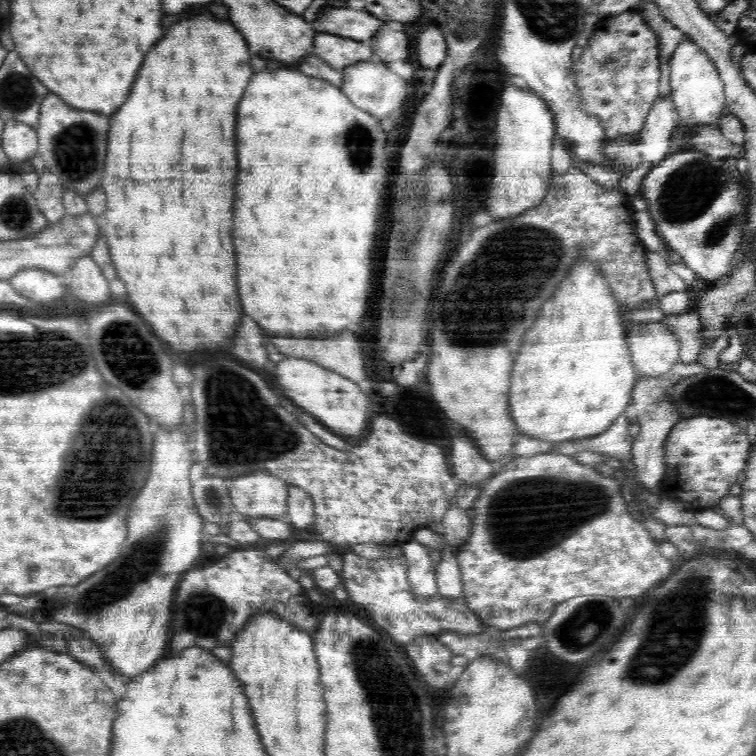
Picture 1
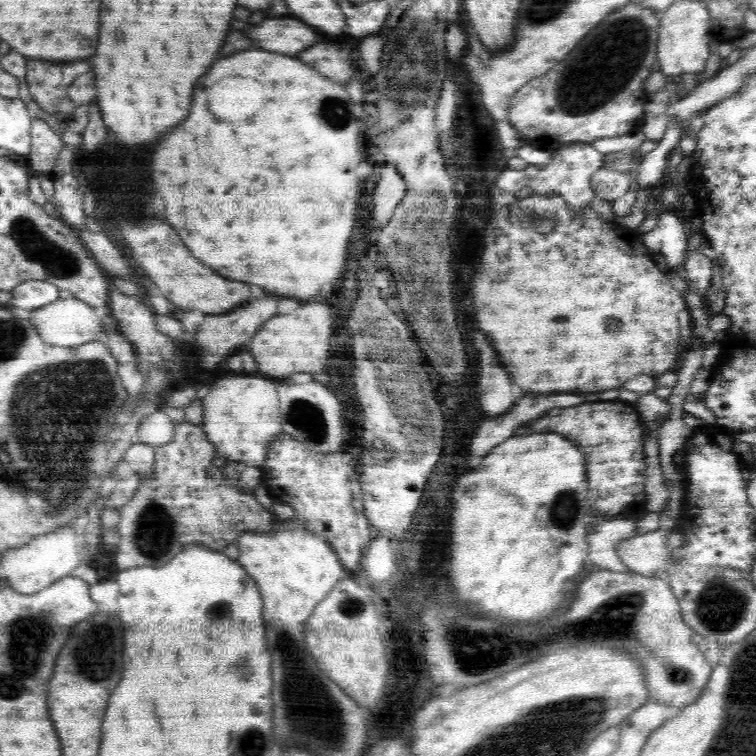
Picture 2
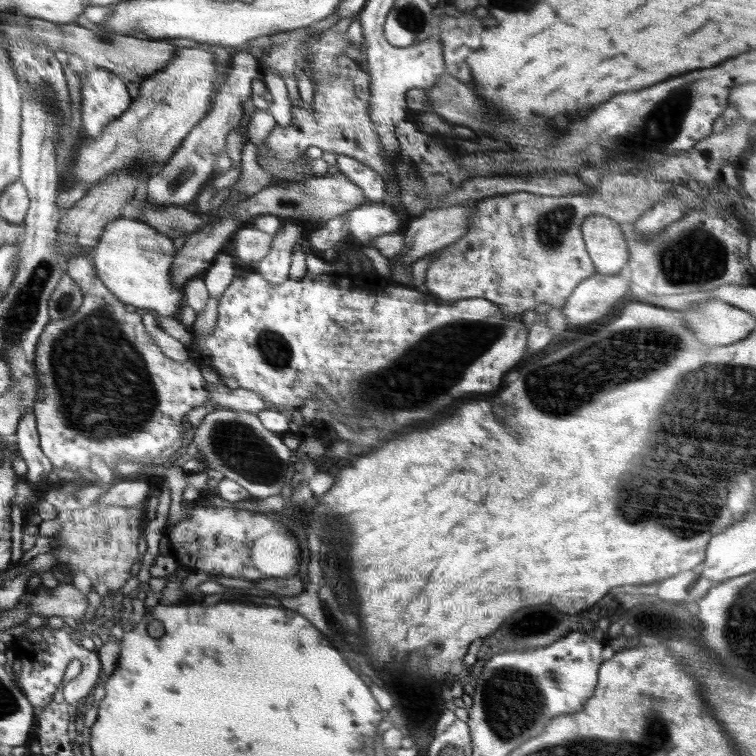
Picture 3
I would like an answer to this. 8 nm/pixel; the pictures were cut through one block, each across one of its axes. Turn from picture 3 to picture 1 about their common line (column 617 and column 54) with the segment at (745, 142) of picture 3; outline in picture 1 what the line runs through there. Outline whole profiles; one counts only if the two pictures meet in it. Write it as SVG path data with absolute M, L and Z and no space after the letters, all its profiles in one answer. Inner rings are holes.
M49 170L39 176L39 183L34 193L40 212L50 223L56 223L66 215L62 199L66 188L61 180Z

